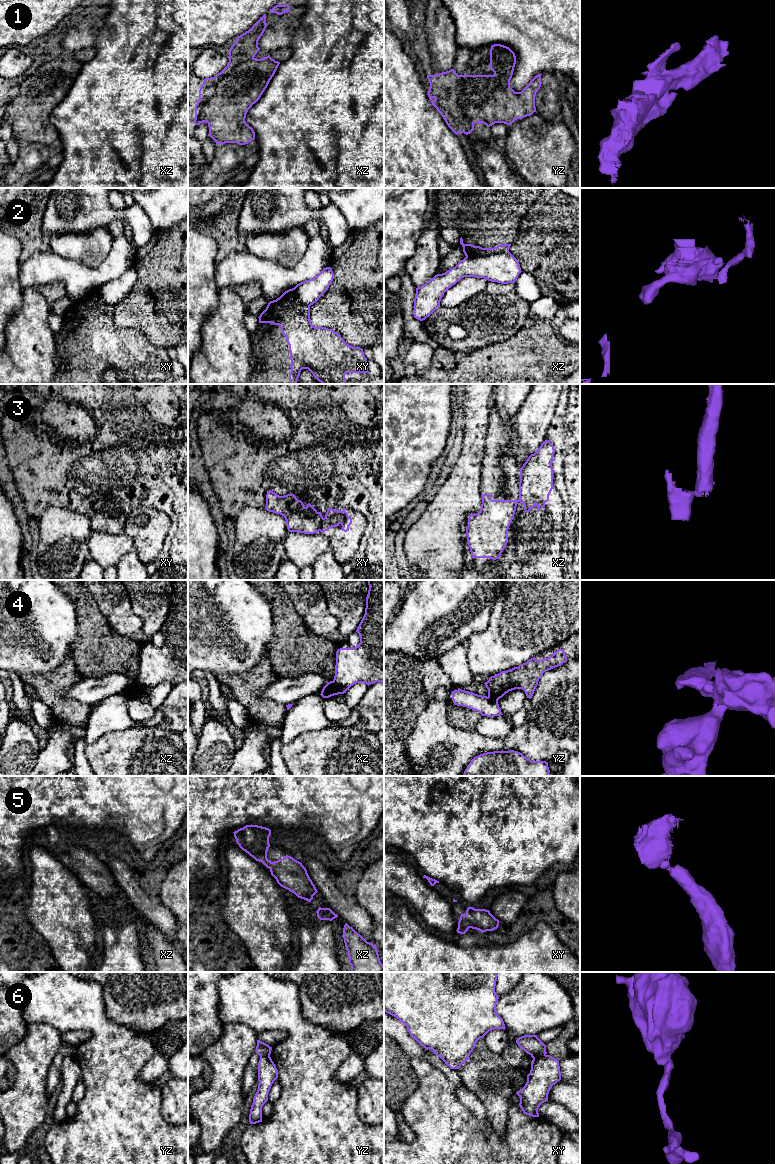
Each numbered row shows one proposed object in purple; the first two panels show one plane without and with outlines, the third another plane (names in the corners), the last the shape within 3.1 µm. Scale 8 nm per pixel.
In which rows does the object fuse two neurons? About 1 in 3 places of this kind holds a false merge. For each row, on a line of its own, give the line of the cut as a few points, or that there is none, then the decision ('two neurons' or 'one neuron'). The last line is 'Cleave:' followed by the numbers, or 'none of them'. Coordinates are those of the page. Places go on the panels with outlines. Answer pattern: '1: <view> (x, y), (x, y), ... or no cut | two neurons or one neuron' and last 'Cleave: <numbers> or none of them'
1: no cut | one neuron
2: xz (508, 250), (466, 257) | two neurons
3: xy (323, 518), (319, 530) | two neurons
4: xz (332, 681), (338, 686), (340, 693) | two neurons
5: no cut | one neuron
6: xy (545, 1054), (533, 1058) | two neurons
Cleave: 2, 3, 4, 6

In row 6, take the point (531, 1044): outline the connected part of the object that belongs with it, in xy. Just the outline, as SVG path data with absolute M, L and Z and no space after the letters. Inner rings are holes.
M524 1035L517 1038L518 1046L529 1054L532 1058L545 1056L546 1045L537 1037L537 1035Z

